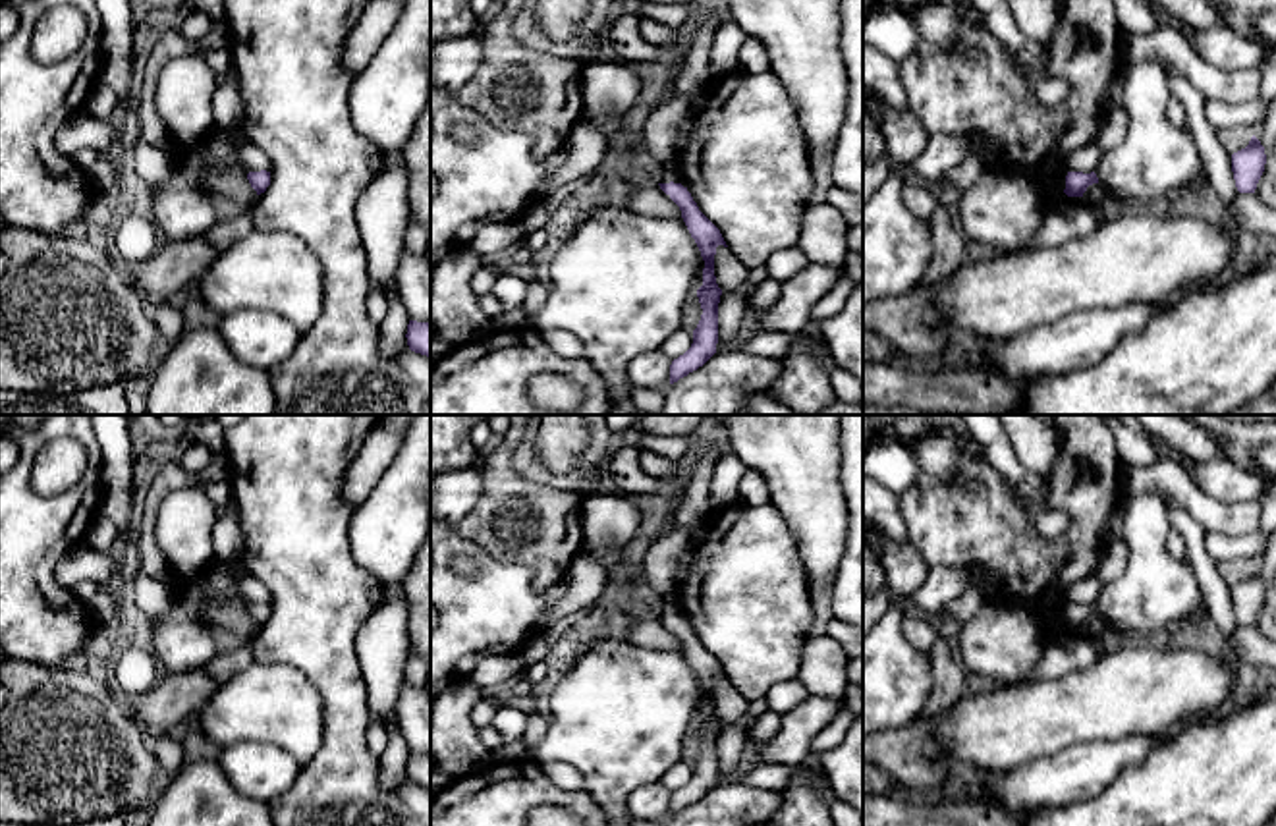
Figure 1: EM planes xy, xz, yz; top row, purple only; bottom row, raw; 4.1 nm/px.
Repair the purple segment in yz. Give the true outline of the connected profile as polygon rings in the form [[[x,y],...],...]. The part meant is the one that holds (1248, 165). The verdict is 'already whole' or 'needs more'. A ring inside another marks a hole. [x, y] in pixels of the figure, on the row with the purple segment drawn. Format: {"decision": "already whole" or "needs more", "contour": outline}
{"decision": "already whole", "contour": [[[1253,135],[1249,145],[1232,154],[1232,172],[1239,193],[1255,193],[1264,172],[1266,154],[1261,141]]]}

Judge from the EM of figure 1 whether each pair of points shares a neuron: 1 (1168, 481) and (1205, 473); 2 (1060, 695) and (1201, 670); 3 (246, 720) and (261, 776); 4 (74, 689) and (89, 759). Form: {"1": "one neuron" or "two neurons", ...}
{"1": "two neurons", "2": "one neuron", "3": "two neurons", "4": "one neuron"}

